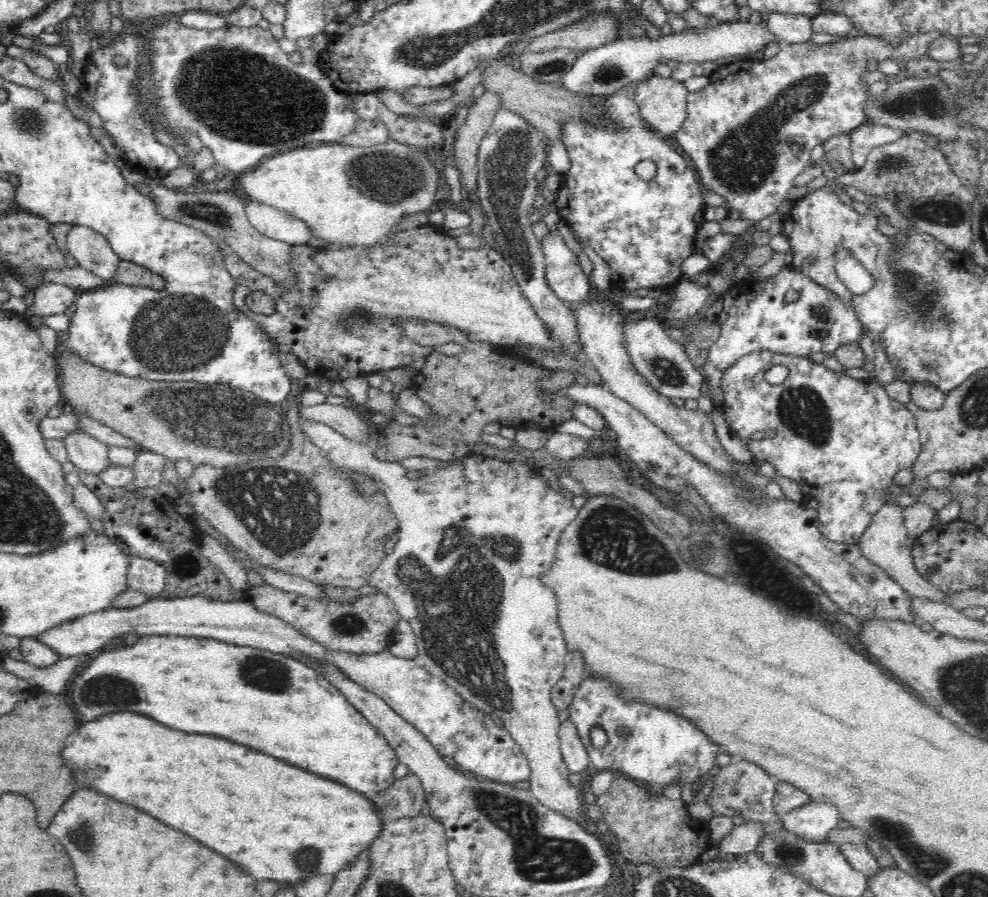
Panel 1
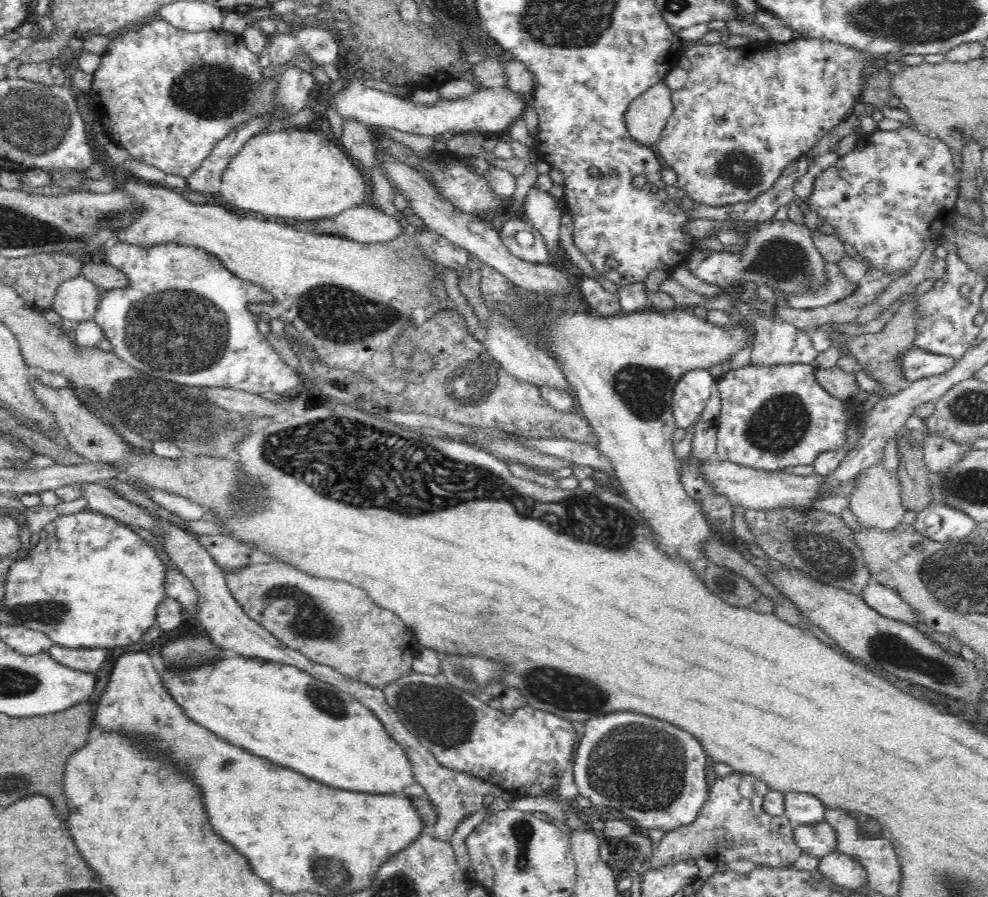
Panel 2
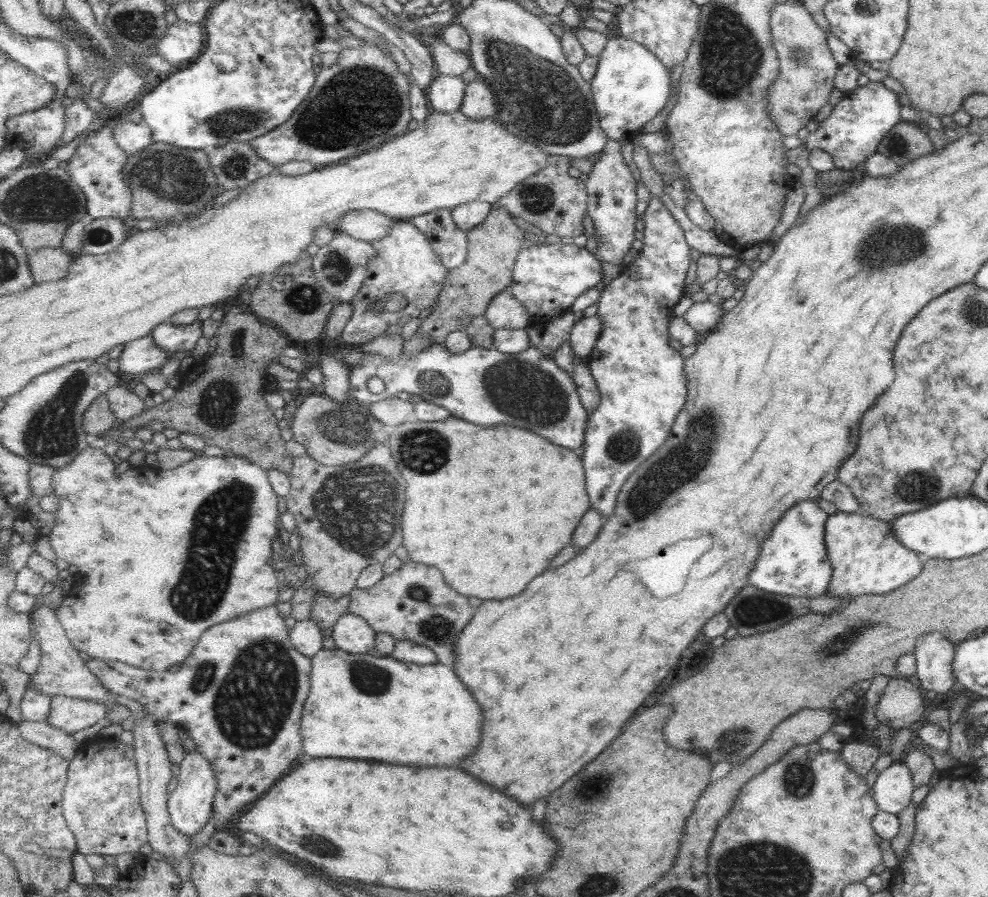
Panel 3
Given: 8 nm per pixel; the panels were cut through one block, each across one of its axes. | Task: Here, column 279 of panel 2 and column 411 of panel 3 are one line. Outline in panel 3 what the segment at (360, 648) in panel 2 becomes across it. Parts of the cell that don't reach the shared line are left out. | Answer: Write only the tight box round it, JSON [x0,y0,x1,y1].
[350,562,473,668]

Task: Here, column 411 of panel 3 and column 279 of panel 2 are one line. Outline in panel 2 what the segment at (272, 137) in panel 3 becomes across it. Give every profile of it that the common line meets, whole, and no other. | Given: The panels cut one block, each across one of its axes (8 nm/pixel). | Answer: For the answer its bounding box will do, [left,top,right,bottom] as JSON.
[89,18,291,176]

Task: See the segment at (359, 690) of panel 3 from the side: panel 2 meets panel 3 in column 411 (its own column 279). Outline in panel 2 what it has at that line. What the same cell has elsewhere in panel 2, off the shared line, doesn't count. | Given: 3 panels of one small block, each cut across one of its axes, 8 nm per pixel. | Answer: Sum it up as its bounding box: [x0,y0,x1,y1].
[160,654,414,794]

